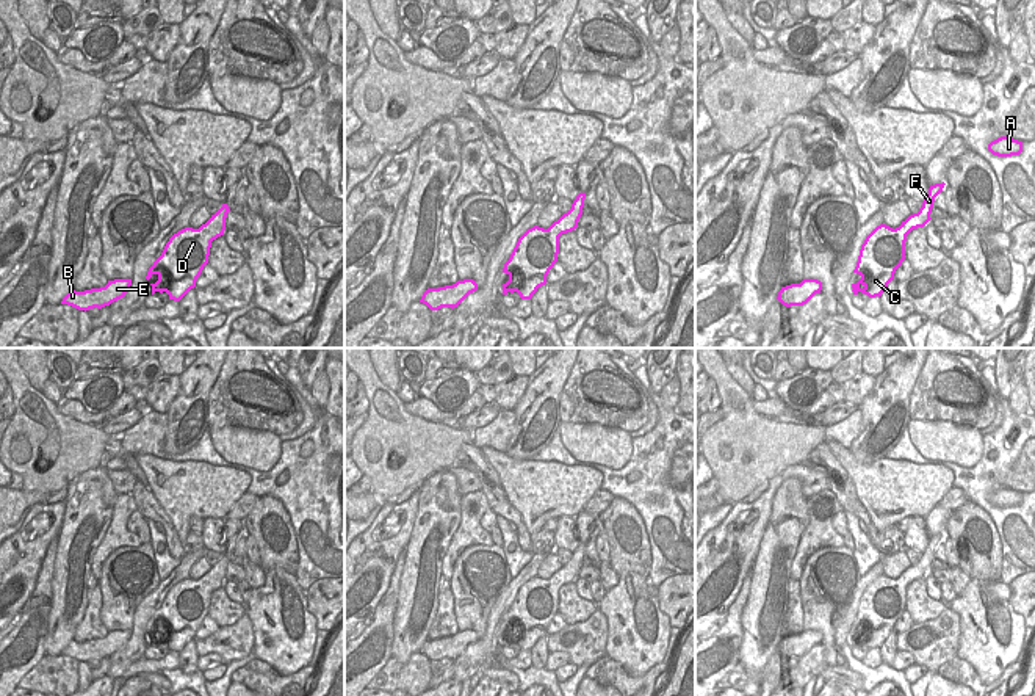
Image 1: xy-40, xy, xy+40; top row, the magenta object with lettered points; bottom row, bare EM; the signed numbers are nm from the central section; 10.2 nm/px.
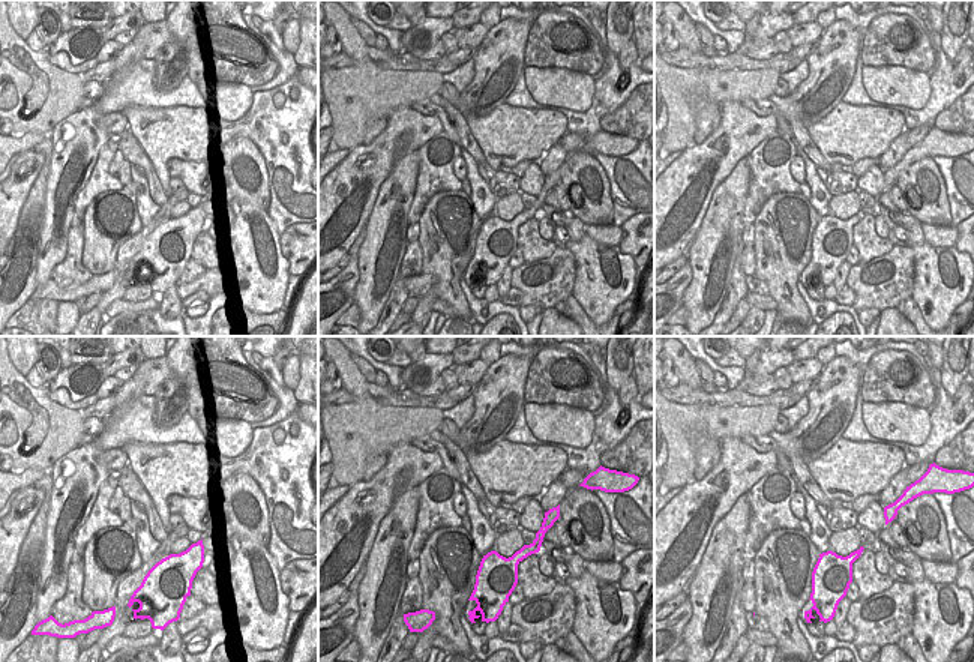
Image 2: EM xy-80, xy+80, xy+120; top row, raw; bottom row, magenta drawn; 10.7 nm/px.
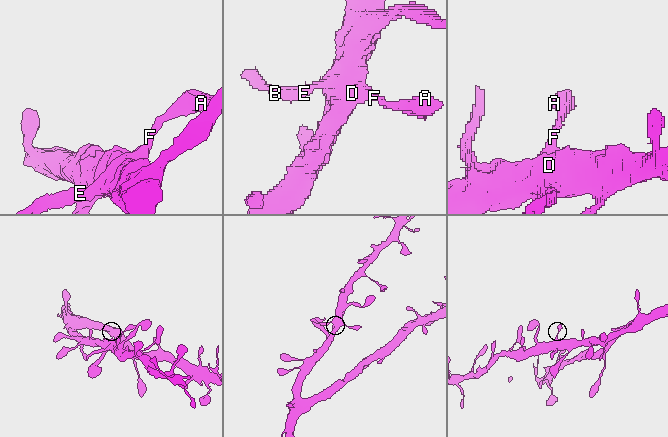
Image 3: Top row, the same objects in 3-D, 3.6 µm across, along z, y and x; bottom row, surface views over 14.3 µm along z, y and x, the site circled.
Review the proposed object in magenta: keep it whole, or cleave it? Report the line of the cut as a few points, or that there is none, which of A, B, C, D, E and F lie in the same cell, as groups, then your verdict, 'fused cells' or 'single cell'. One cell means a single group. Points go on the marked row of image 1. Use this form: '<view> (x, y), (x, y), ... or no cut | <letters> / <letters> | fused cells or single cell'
no cut | A B C D E F | single cell

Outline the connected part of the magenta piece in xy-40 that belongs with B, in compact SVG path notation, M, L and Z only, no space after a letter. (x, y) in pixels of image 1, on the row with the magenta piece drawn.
M132 279L108 281L105 287L75 292L74 288L63 298L61 304L72 306L78 310L102 309L125 296Z

